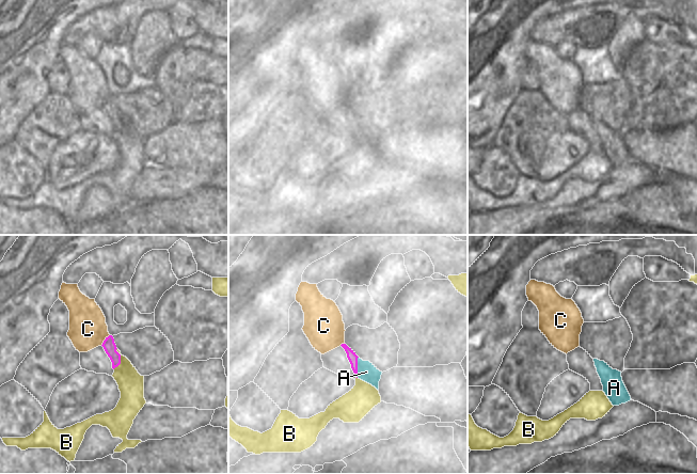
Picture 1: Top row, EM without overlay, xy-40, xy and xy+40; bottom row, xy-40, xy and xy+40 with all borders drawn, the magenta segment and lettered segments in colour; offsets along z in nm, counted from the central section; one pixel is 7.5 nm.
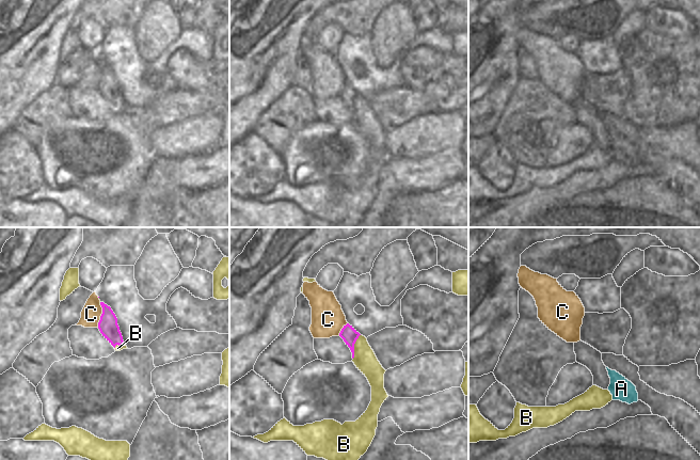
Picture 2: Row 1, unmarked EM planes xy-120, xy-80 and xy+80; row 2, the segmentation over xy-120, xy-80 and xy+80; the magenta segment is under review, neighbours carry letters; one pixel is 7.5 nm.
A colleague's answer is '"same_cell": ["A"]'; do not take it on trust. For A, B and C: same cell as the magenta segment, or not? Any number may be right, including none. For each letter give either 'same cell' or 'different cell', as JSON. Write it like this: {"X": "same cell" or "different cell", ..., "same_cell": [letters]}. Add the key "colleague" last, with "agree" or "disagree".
{"A": "same cell", "B": "different cell", "C": "different cell", "same_cell": ["A"], "colleague": "agree"}

